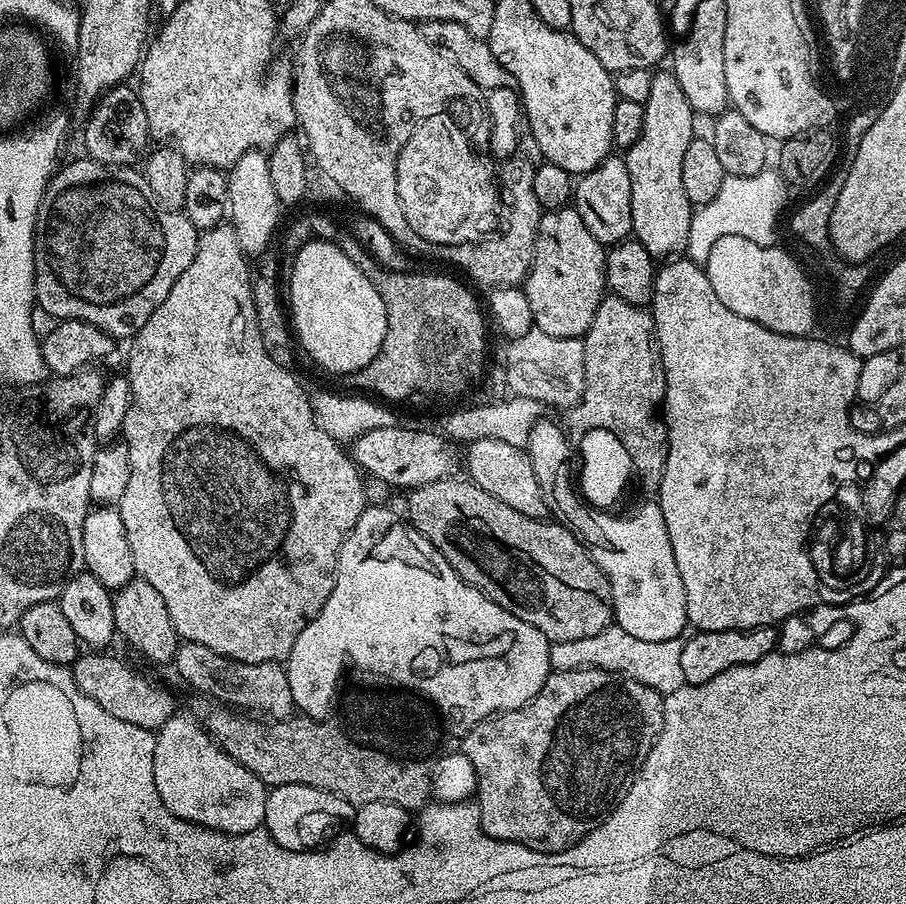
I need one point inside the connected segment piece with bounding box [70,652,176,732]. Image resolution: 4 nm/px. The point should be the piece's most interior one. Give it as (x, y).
(129, 696)

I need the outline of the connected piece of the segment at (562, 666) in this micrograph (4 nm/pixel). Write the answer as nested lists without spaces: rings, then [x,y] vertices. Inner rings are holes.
[[[615,626],[593,634],[591,638],[574,638],[574,642],[555,642],[550,647],[550,662],[553,672],[578,670],[579,668],[601,668],[616,672],[619,676],[634,678],[642,686],[650,686],[654,691],[667,694],[683,688],[684,682],[684,636],[670,638],[666,642],[642,642],[633,638],[626,630]]]

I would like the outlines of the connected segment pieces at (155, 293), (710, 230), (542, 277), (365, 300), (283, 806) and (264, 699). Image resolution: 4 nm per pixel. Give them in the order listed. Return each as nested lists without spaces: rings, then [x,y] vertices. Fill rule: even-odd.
[[[81,158],[81,160],[76,160],[73,164],[68,164],[63,168],[64,165],[48,181],[40,209],[36,215],[34,278],[36,279],[36,302],[39,311],[44,311],[48,316],[56,316],[52,318],[57,321],[90,322],[90,326],[98,326],[98,330],[102,330],[113,338],[119,338],[119,336],[131,338],[136,335],[138,330],[142,330],[142,326],[146,326],[146,318],[150,318],[150,314],[154,314],[154,310],[158,310],[158,306],[162,306],[162,302],[166,302],[166,294],[170,294],[170,286],[174,286],[174,282],[178,282],[182,270],[186,270],[186,266],[190,266],[190,262],[194,262],[198,239],[197,228],[189,222],[183,211],[165,210],[157,204],[143,171],[137,170],[135,167],[111,168],[108,164],[99,164],[97,160]]]
[[[765,170],[749,176],[725,176],[714,202],[701,204],[692,213],[687,259],[701,266],[707,265],[714,242],[723,236],[750,238],[750,242],[775,245],[776,223],[780,220],[787,191],[784,177],[776,170]]]
[[[565,206],[562,208],[553,208],[545,211],[538,222],[538,230],[536,231],[536,245],[532,251],[532,267],[528,269],[526,279],[523,281],[522,287],[526,298],[530,302],[530,314],[532,315],[532,323],[540,331],[553,335],[554,338],[582,338],[588,333],[590,322],[594,322],[594,314],[598,310],[598,306],[604,301],[606,295],[606,285],[604,282],[604,258],[606,255],[605,245],[598,242],[598,238],[594,238],[594,234],[590,234],[590,230],[586,230],[586,222],[582,222],[582,218],[576,213],[575,207]]]
[[[311,239],[295,253],[292,264],[292,277],[286,284],[286,292],[292,295],[290,300],[290,324],[294,329],[298,344],[308,351],[308,356],[316,364],[321,364],[328,372],[359,372],[382,350],[382,338],[386,338],[386,306],[382,294],[350,257],[340,248],[339,243],[331,239]]]
[[[289,783],[271,787],[267,791],[263,827],[283,849],[291,852],[312,850],[333,839],[339,833],[340,824],[353,821],[355,809],[355,805],[336,793]]]
[[[184,642],[176,649],[174,669],[196,692],[213,696],[213,701],[248,714],[259,714],[273,721],[286,720],[293,715],[296,703],[290,694],[290,682],[285,665],[280,662],[247,664],[214,654],[198,642]]]

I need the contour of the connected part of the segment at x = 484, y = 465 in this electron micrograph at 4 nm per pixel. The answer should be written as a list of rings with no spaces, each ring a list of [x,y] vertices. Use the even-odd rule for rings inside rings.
[[[482,438],[467,445],[468,472],[467,479],[486,490],[494,498],[506,502],[510,510],[518,510],[518,514],[526,514],[539,520],[549,515],[550,509],[544,499],[544,491],[540,489],[538,474],[534,474],[534,466],[530,462],[527,451],[518,446],[510,446],[495,438]]]

